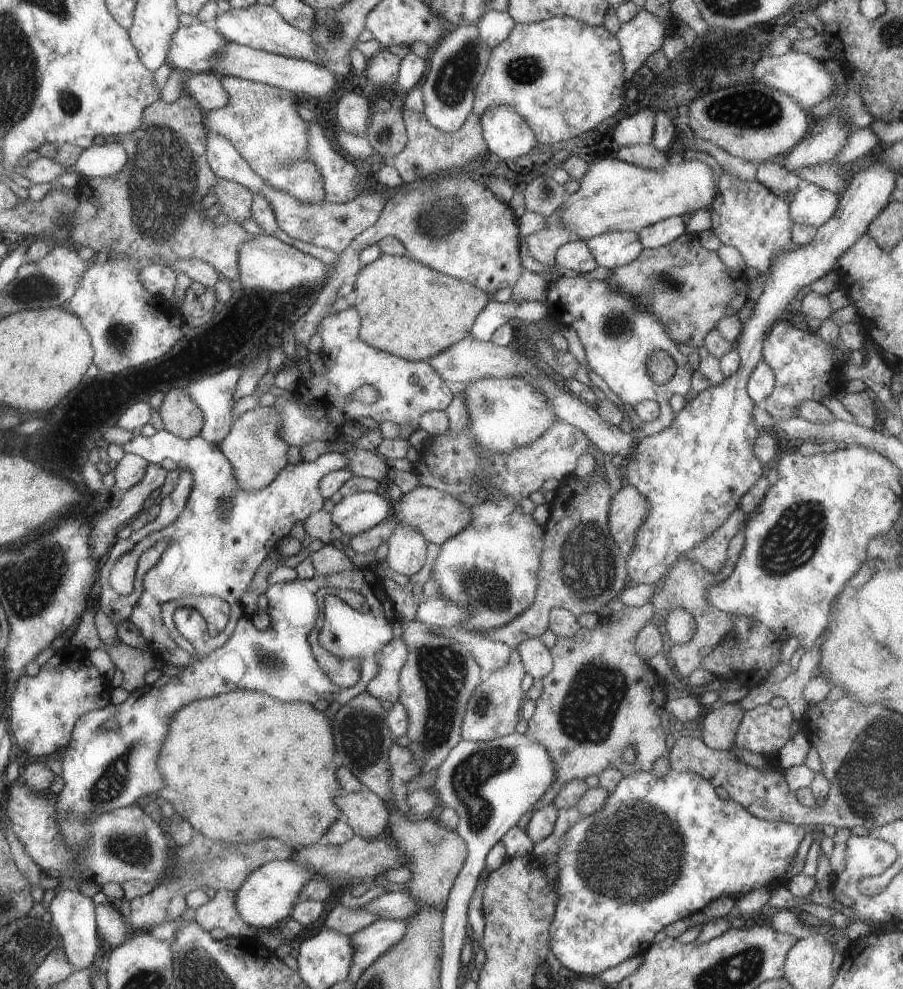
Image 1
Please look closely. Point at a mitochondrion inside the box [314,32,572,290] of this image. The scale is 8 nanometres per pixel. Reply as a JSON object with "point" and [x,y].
{"point":[455,74]}

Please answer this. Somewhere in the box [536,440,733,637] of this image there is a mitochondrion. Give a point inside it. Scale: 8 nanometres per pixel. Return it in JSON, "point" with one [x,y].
{"point":[588,567]}

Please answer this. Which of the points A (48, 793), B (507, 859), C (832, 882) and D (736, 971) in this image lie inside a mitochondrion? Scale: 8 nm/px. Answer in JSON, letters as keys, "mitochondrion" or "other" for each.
{"A":"other","B":"other","C":"other","D":"mitochondrion"}

